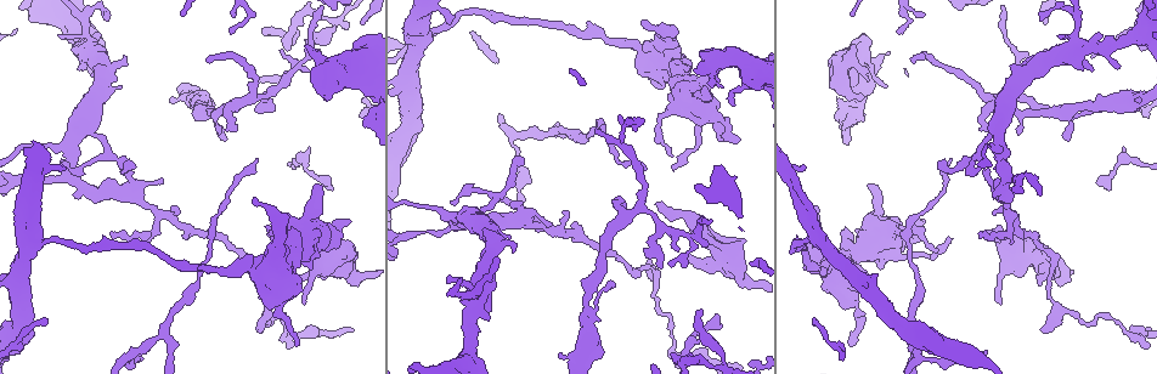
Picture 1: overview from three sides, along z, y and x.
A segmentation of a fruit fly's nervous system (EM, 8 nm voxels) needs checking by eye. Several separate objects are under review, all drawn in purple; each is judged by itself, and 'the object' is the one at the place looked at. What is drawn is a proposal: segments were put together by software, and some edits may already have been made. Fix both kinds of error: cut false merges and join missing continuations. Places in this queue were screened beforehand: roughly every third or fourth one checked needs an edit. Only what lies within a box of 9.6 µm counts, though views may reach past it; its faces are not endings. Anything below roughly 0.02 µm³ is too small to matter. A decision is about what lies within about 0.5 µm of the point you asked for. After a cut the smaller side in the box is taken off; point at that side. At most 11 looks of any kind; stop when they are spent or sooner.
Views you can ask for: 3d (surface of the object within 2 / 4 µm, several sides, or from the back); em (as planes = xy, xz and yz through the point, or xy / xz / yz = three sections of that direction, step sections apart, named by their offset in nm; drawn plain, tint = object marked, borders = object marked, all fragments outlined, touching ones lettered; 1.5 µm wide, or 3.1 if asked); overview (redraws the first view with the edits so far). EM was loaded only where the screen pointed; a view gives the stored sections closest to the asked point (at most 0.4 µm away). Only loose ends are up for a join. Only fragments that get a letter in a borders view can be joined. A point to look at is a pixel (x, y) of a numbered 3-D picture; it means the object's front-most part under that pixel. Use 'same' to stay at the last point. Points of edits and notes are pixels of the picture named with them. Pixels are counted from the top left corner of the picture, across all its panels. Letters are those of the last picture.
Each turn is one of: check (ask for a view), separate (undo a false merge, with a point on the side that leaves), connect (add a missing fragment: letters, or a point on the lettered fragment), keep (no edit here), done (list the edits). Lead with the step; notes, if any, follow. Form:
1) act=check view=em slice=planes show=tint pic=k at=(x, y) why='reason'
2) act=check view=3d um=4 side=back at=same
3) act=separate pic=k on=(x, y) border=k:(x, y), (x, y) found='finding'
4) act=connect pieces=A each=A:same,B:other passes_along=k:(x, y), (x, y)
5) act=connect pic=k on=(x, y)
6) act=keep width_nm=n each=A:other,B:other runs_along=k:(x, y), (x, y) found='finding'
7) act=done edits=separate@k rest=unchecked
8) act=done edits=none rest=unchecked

act=check view=3d um=4 pic=1 at=(34, 240) why='sudden change in width'

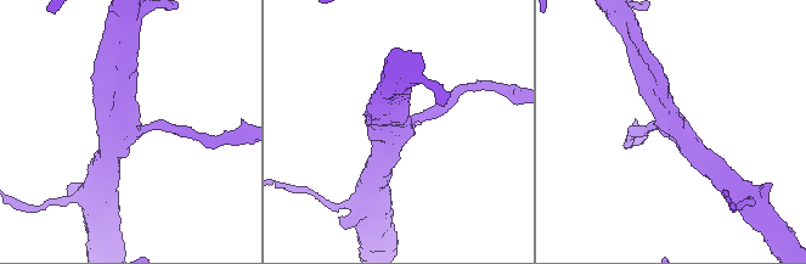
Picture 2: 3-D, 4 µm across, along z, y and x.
act=check view=em slice=planes show=plain pic=2 at=(671, 127) why='shape alone is not enough'

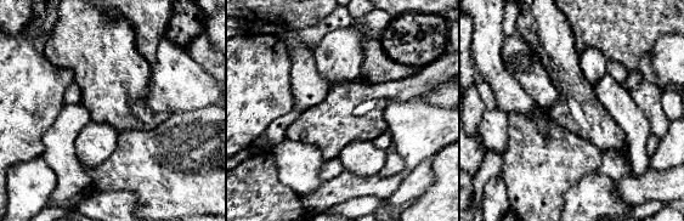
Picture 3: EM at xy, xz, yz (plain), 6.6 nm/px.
act=check view=em slice=planes show=borders at=same why='see the neighbours'

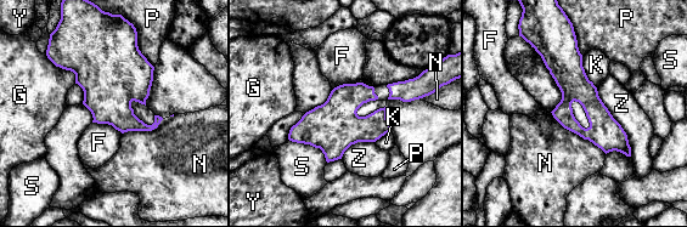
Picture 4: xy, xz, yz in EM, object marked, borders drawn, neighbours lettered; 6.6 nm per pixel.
act=keep width_nm=150 longest_contact=Z:500nm each=F:other,G:other,K:other,N:other,P:other,S:other,Y:other,Z:other found='one cell here'

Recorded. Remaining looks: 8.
act=check view=3d um=4 pic=1 at=(549, 224) why='stops while still wide'

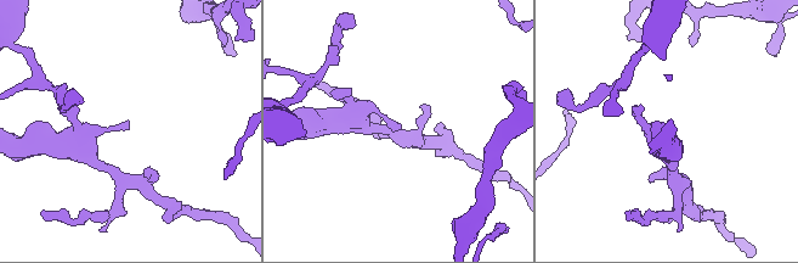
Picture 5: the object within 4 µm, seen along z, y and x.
act=check view=em slice=planes show=borders pic=5 at=(128, 122)

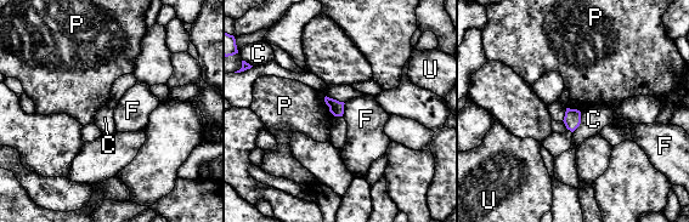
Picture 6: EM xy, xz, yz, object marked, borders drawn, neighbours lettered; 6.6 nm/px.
act=keep each=C:other,F:other,P:other,U:other border=6:(345, 103), (342, 115) found='no lettered fragment goes on from it'

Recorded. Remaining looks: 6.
act=check view=3d um=2 pic=1 at=(513, 252) why='thick end'

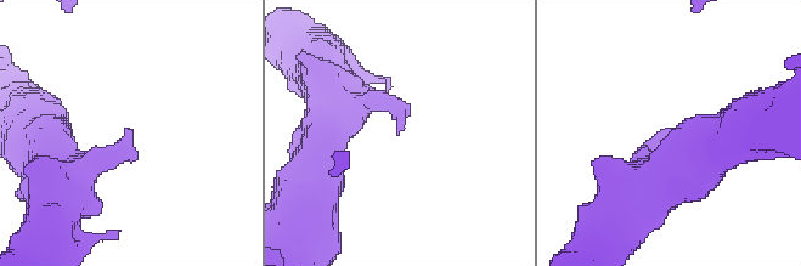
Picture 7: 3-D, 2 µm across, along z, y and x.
act=check view=em slice=planes show=borders pic=7 at=(131, 130)

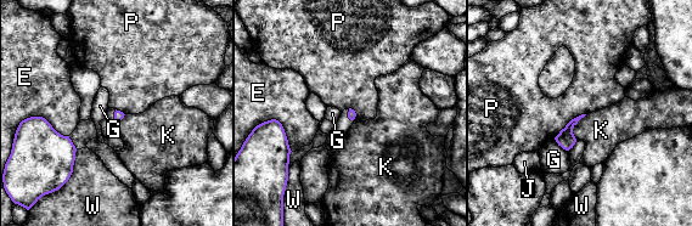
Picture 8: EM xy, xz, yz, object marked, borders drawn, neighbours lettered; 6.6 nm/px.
act=keep each=E:other,G:other,J:other,K:other,P:other,W:other border=8:(585, 113), (574, 117), (553, 137) found='none of them fits'

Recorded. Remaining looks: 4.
act=check view=em slice=planes show=borders pic=1 at=(365, 126) why='thick end'

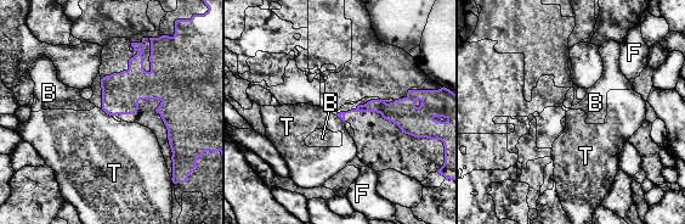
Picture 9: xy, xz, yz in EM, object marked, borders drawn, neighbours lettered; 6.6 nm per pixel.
act=keep each=B:other,F:other,T:other found='no lettered fragment goes on from it'

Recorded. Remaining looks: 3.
act=done edits=none rest=unchecked

